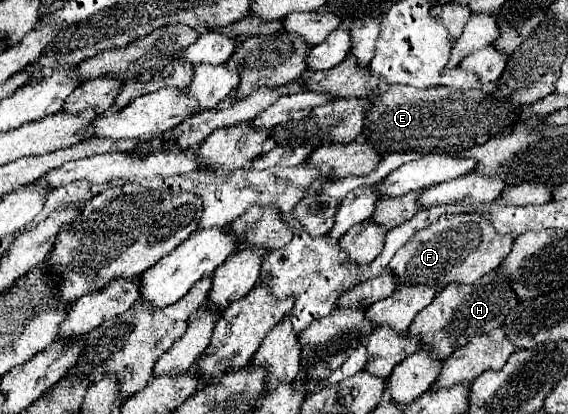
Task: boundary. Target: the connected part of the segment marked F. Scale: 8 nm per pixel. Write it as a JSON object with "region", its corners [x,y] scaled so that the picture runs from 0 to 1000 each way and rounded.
{"region":[[[849,514],[778,519],[768,539],[736,558],[711,597],[704,597],[683,650],[715,688],[750,688],[768,698],[792,684],[831,688],[884,635],[901,582],[901,568],[877,568]]]}

